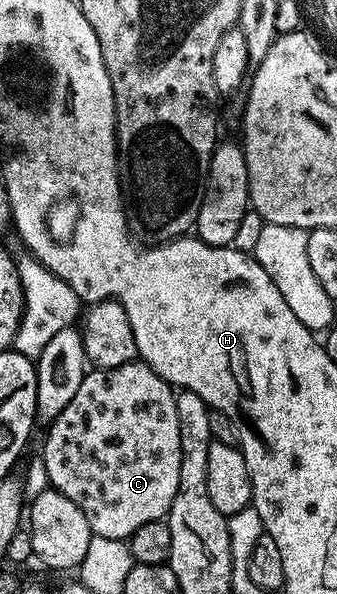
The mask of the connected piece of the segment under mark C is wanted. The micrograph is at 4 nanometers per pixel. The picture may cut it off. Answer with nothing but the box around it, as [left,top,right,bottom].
[40,361,180,543]

